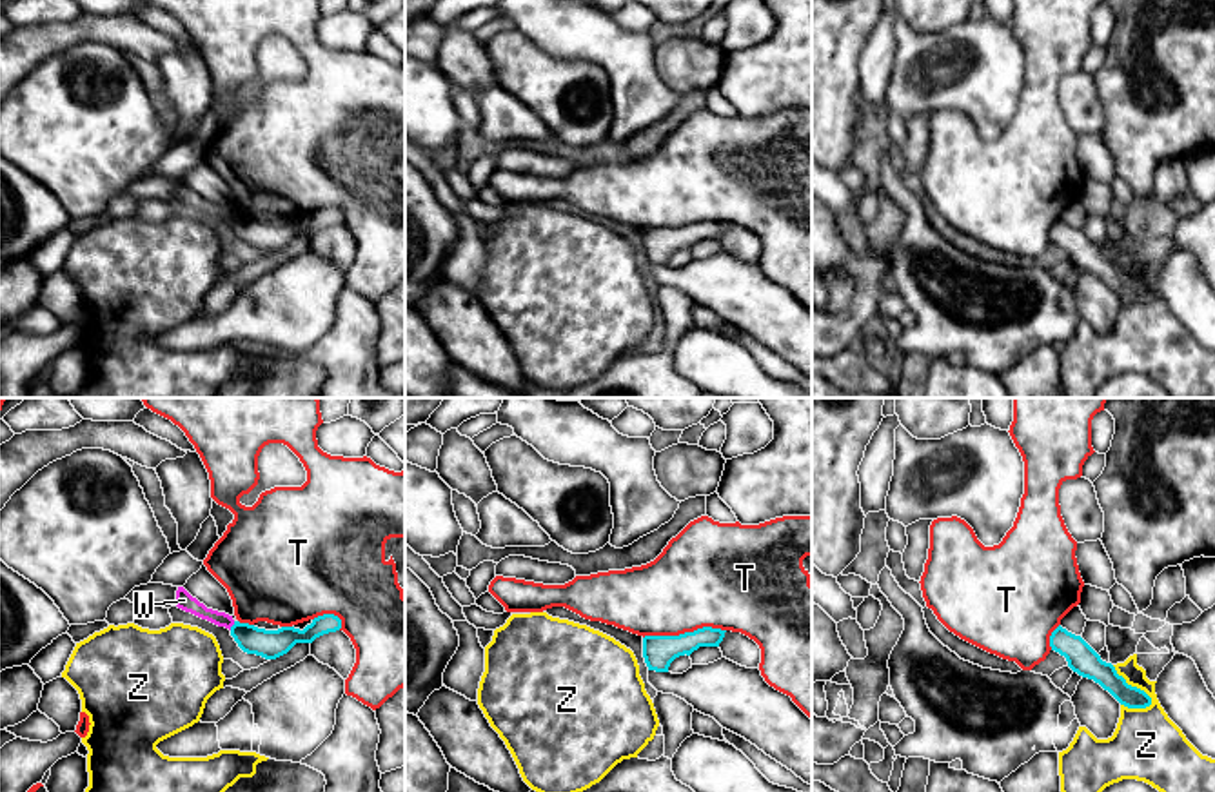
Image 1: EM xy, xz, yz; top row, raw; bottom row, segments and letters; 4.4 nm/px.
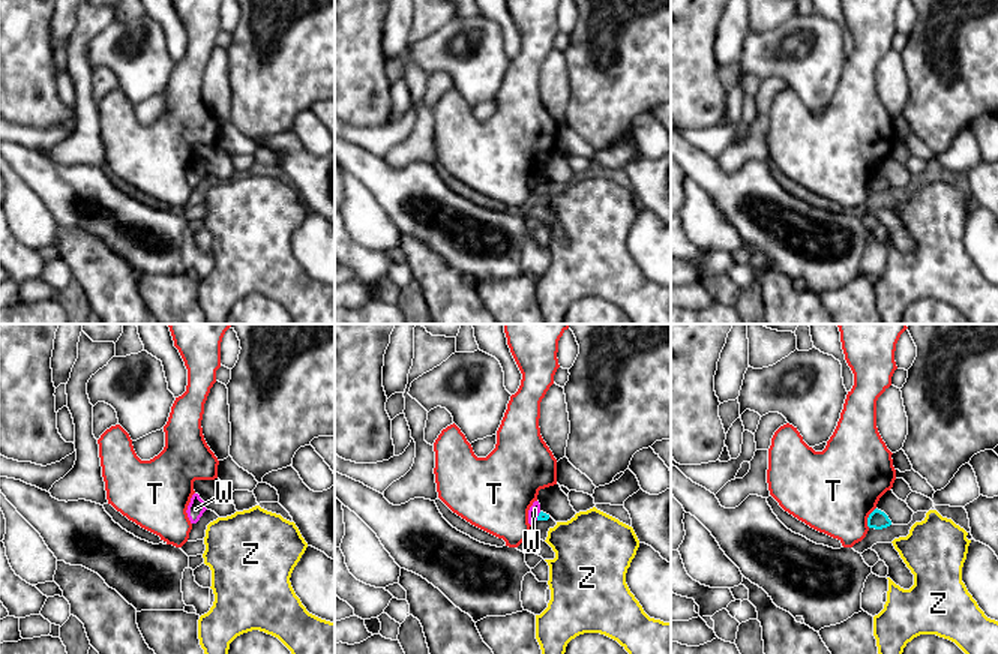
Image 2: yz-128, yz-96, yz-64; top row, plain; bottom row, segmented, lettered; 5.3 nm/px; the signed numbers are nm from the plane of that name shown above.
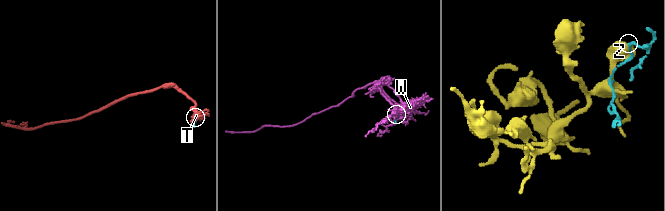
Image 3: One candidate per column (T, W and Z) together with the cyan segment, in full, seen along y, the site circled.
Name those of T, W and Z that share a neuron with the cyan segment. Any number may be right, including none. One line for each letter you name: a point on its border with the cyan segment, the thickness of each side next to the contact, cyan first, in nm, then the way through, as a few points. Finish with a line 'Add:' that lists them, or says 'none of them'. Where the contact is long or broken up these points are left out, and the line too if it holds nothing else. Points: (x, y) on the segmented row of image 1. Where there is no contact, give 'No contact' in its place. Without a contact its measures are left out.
Add: none of them

